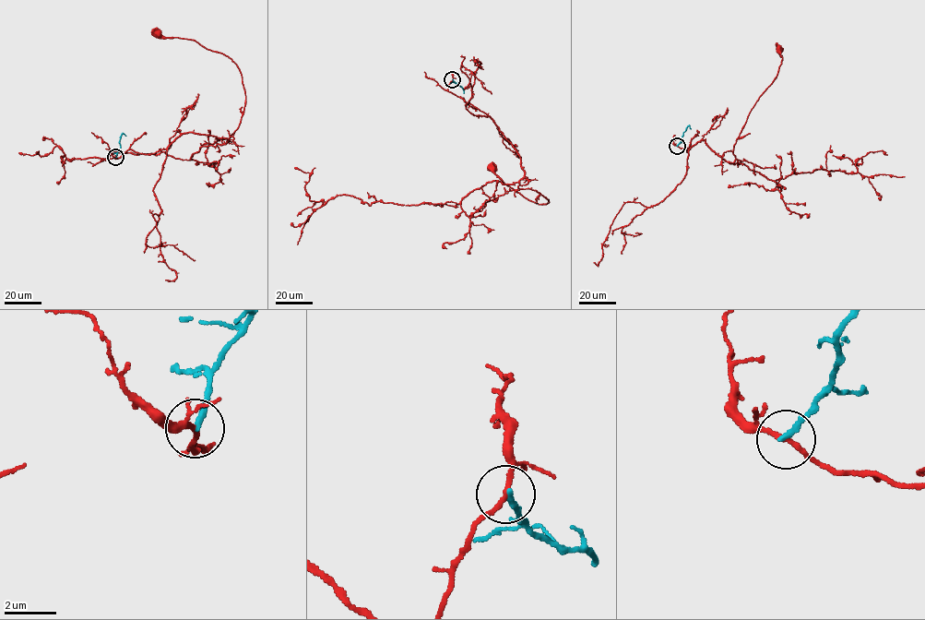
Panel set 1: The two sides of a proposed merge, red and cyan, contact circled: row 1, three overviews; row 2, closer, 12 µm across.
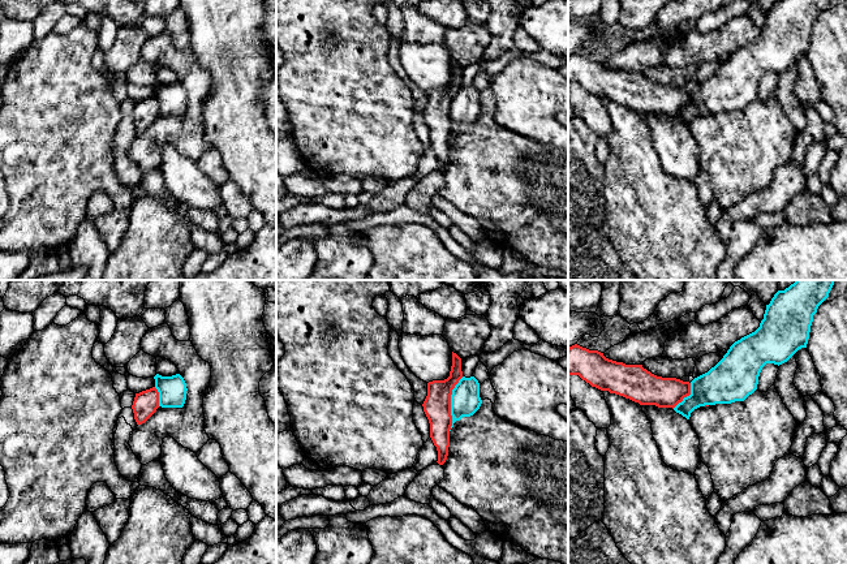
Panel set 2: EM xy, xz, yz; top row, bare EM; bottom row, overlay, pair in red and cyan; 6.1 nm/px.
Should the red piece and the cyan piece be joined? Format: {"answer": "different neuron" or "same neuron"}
{"answer": "different neuron"}

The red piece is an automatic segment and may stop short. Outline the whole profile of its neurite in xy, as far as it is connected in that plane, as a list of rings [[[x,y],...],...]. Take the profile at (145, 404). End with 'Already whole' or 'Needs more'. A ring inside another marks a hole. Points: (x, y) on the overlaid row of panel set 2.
[[[155,387],[136,393],[132,409],[137,425],[145,423],[159,408],[159,392]]]. Already whole

